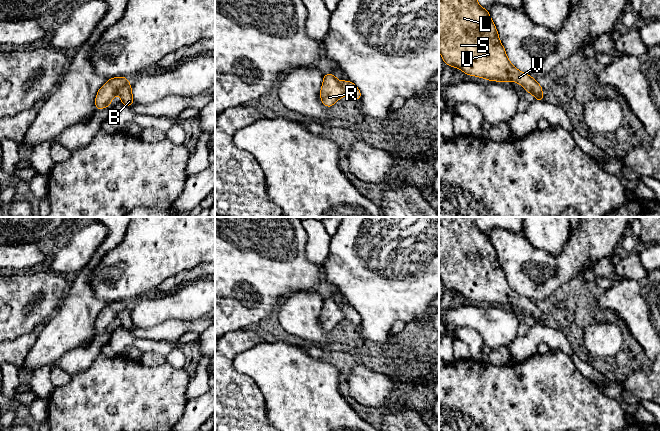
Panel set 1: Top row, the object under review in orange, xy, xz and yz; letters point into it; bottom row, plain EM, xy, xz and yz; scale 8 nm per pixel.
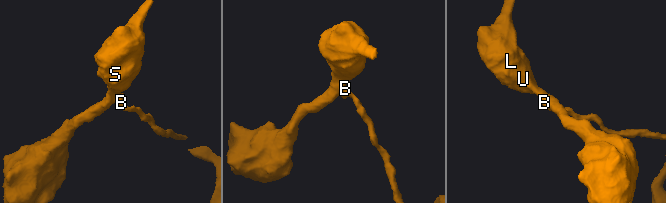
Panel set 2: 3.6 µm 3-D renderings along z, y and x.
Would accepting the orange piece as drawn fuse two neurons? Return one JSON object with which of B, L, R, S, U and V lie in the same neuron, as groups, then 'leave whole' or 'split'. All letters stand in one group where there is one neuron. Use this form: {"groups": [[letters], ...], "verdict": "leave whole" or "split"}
{"groups": [["B"], ["L", "R", "S", "U", "V"]], "verdict": "split"}

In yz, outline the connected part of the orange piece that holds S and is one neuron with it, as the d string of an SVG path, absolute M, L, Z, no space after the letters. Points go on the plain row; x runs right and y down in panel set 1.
M439 217L439 276L445 289L461 293L466 299L503 307L514 305L522 309L526 314L532 314L539 320L542 319L543 312L540 308L530 299L516 293L508 284L492 242L488 234L478 228L476 217Z

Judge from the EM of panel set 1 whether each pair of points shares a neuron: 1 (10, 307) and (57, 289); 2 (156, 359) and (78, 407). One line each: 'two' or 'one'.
1: one
2: two

